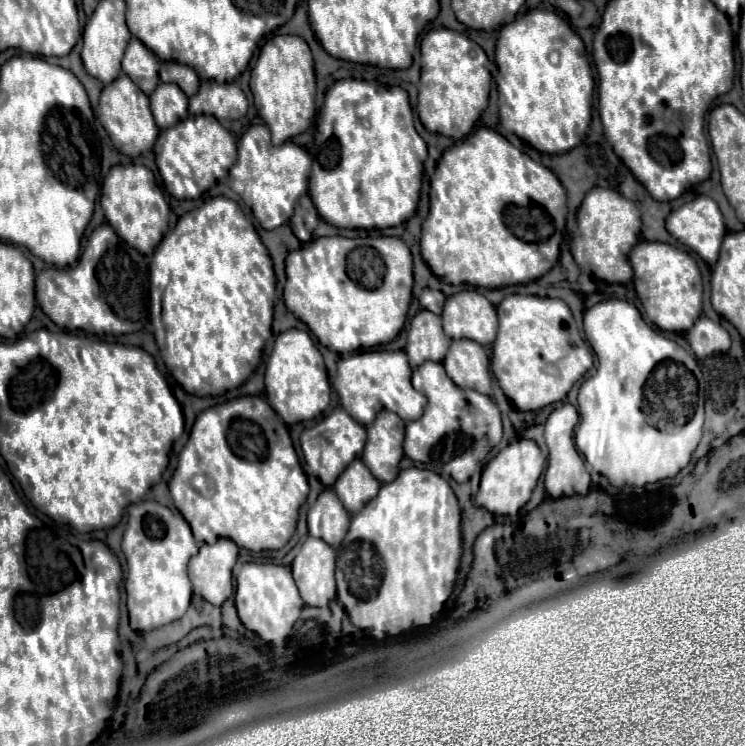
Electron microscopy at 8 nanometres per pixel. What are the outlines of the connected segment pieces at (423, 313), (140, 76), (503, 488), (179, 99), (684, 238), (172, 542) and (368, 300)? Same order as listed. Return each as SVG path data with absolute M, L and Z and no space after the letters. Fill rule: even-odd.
M419 310L411 320L409 340L405 346L411 368L417 368L427 360L441 362L447 354L449 342L451 338L441 330L441 316L429 310Z
M137 38L129 40L129 46L123 56L123 72L133 78L133 82L145 92L151 94L159 84L159 60L157 56Z
M517 440L503 448L493 460L487 462L483 476L481 476L481 486L475 496L477 506L487 508L491 514L505 514L513 516L527 504L531 498L531 492L545 468L545 456L541 454L539 446L533 440Z
M159 84L157 90L149 96L151 110L159 128L171 128L179 120L185 120L187 114L187 98L179 86Z
M697 196L695 200L683 204L681 208L673 210L667 220L667 232L677 238L681 244L685 244L687 248L691 248L693 252L697 252L707 264L715 264L717 262L717 254L719 254L719 246L721 240L725 236L725 222L723 222L723 214L717 206L717 202L709 196Z
M143 500L127 508L127 528L123 534L123 554L127 558L127 608L131 628L137 632L155 630L187 612L193 598L192 585L187 578L187 562L197 554L197 542L181 514L173 514L167 506Z
M343 236L320 237L303 244L299 250L289 252L287 264L287 284L283 290L285 306L309 326L315 338L333 352L353 352L359 348L371 348L379 344L391 342L403 328L409 302L411 302L411 286L413 286L413 260L407 244L395 236L370 237L370 246L381 256L387 275L384 276L380 287L375 290L365 290L360 284L353 284L346 272L346 258L350 251L364 246L367 238L345 239Z

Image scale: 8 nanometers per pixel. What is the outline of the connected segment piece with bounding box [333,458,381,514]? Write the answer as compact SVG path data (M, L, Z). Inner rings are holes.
M355 458L333 484L335 494L341 498L345 510L349 510L351 514L357 514L371 498L375 498L379 488L381 482L373 478L369 468L359 458Z

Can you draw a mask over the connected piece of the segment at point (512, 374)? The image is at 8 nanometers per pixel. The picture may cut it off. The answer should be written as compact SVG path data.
M511 294L505 296L503 302L497 306L497 314L499 314L499 332L497 340L493 342L491 370L501 390L505 392L507 398L511 398L517 410L539 410L547 404L563 400L571 390L571 386L593 366L593 352L587 346L587 342L579 336L571 310L563 300Z

